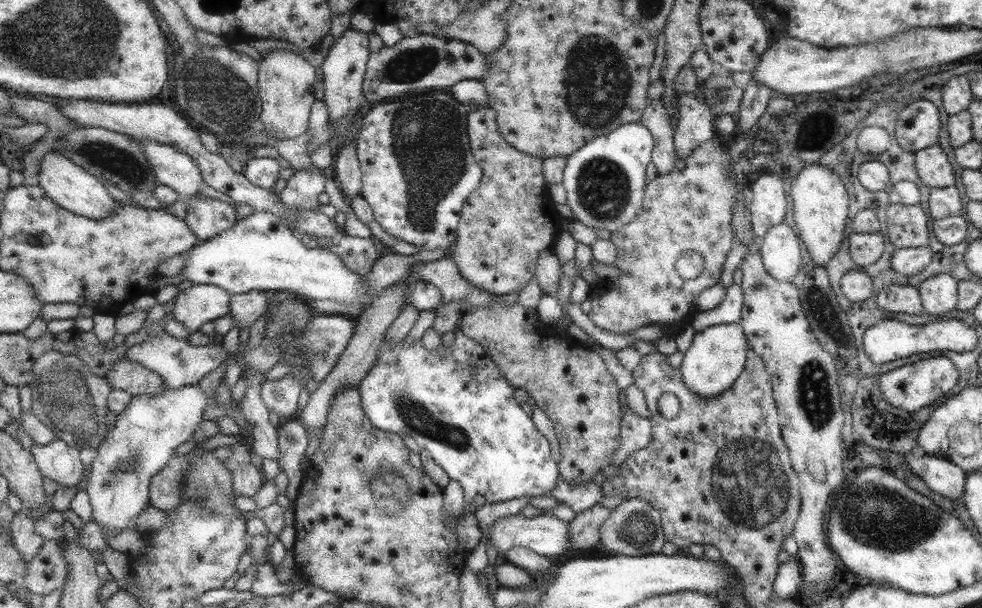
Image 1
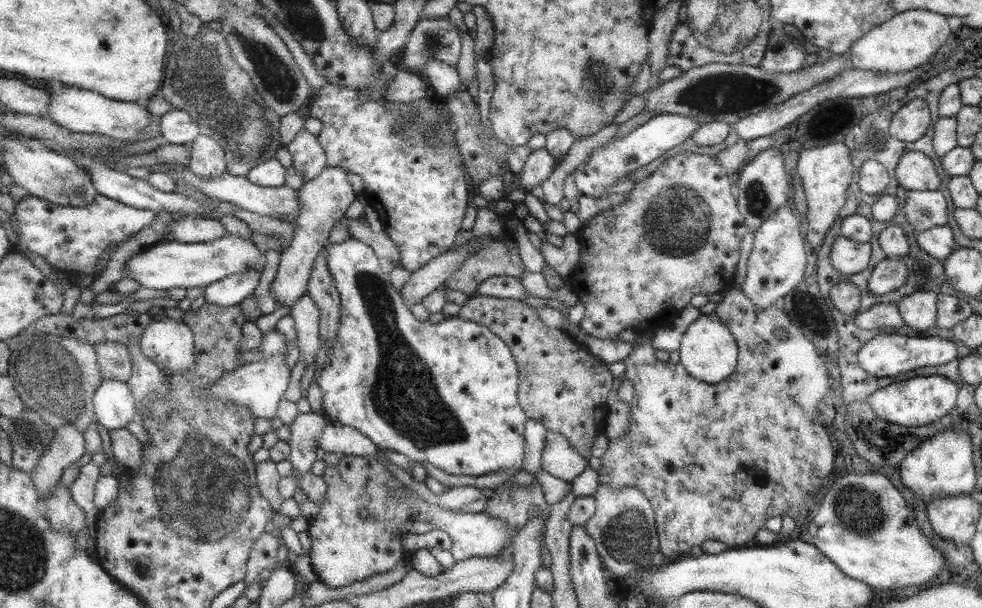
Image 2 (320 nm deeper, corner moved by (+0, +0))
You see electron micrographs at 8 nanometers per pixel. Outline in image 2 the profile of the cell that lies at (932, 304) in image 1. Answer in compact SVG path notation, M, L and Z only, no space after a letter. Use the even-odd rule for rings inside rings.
M917 291L895 303L905 326L918 331L927 331L936 325L936 293Z

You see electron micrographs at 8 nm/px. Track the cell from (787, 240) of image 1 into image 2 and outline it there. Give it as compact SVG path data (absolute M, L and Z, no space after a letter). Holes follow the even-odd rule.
M789 206L781 207L757 228L753 234L753 245L748 250L746 272L741 278L740 291L754 304L755 309L763 310L768 306L778 305L781 298L801 282L805 270L805 248L799 234L802 219L793 215Z

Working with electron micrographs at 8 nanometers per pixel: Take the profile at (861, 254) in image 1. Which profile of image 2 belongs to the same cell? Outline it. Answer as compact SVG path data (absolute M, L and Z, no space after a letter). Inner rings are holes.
M837 234L830 243L829 263L839 274L858 274L867 268L870 245L859 243Z

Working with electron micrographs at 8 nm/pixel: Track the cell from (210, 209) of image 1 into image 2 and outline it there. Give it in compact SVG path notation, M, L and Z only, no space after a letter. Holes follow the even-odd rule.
M199 135L191 144L190 167L196 175L212 179L227 173L223 146L213 137Z

